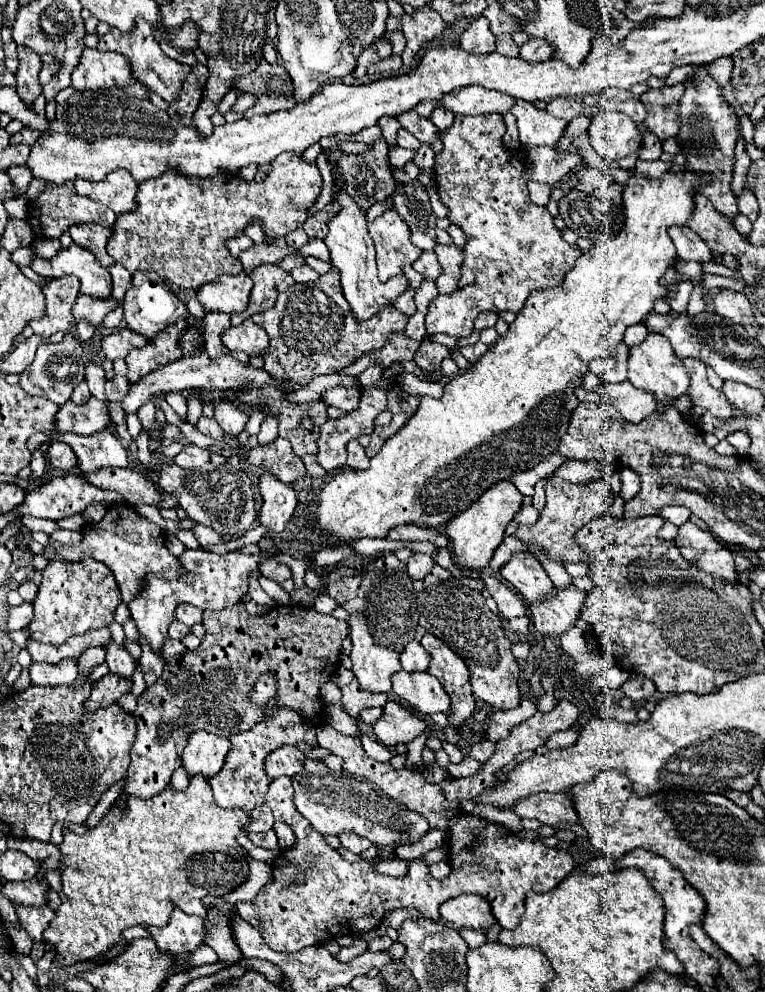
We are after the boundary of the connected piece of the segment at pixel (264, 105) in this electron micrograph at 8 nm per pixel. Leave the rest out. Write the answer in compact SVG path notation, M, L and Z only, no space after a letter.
M266 59L258 67L234 83L234 88L256 97L256 103L244 113L246 119L252 115L266 115L296 105L294 85L282 65L270 65Z

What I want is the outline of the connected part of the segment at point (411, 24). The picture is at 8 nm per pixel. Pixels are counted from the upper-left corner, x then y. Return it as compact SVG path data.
M424 5L420 9L416 9L412 15L404 13L402 15L402 33L406 37L406 49L402 53L404 65L410 65L416 51L430 39L442 35L444 31L444 21L442 17L430 7Z

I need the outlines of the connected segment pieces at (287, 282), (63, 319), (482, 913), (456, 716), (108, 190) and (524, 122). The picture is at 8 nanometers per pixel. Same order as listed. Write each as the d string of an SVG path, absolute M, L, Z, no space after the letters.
M264 263L260 267L252 269L248 275L254 281L254 287L250 291L250 303L246 307L246 313L232 315L232 325L238 325L242 319L246 319L258 311L266 311L266 309L274 307L278 293L288 289L294 283L292 275L288 271L284 271L284 269L280 269L280 265L272 265L272 263Z
M74 275L48 279L48 283L42 285L42 293L46 297L44 317L40 321L30 321L34 333L48 339L56 331L68 331L74 323L72 305L76 303L78 289L80 281Z
M458 895L444 901L440 905L440 915L456 929L472 927L484 931L492 923L496 923L494 915L490 913L490 903L486 903L486 899L478 895Z
M426 633L420 641L432 655L428 673L434 675L446 689L446 693L452 699L452 709L448 713L450 725L460 727L474 711L476 699L470 689L470 671L466 669L464 661L448 649L438 637Z
M124 169L108 173L102 181L76 179L74 183L76 183L78 195L84 195L92 201L98 201L98 203L110 207L116 215L128 213L136 205L138 183Z
M518 99L510 112L516 116L518 135L522 145L556 145L564 135L566 121L554 119L548 111L535 107L534 103Z

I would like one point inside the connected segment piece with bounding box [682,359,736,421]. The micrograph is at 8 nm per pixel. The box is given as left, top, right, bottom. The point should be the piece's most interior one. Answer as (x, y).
(702, 394)

